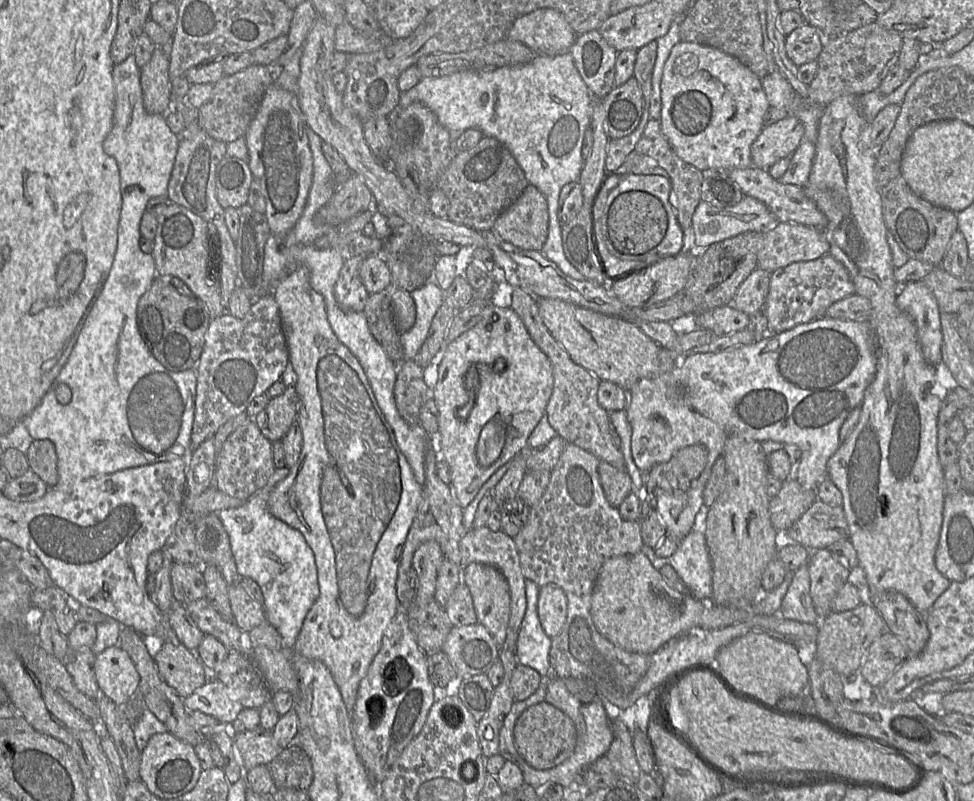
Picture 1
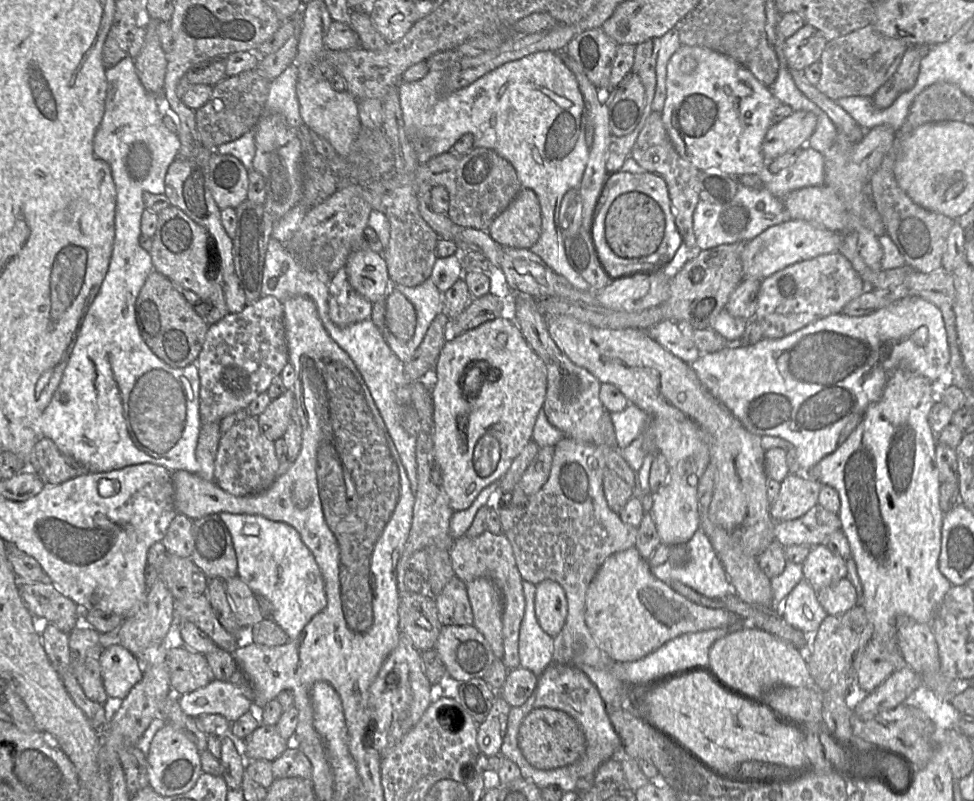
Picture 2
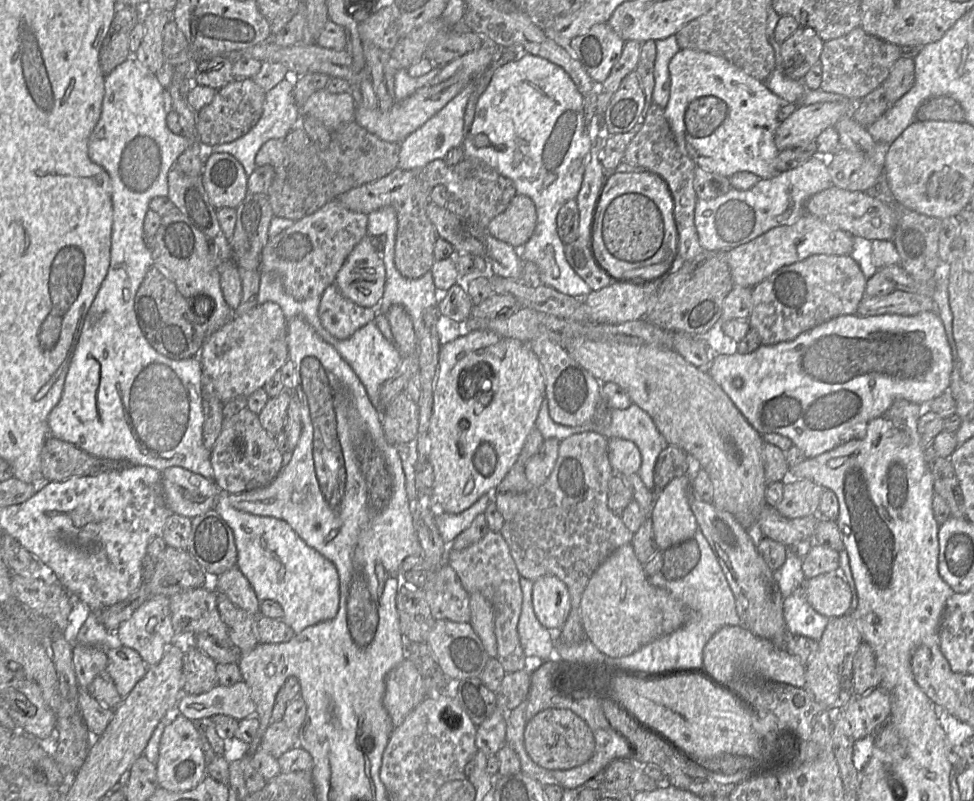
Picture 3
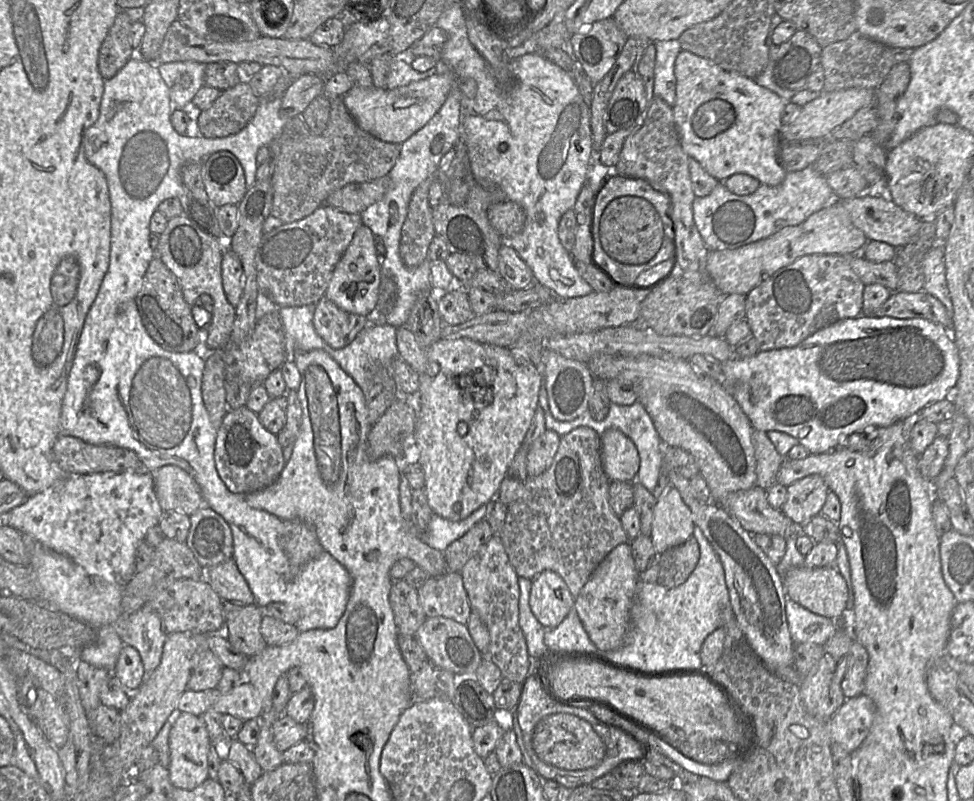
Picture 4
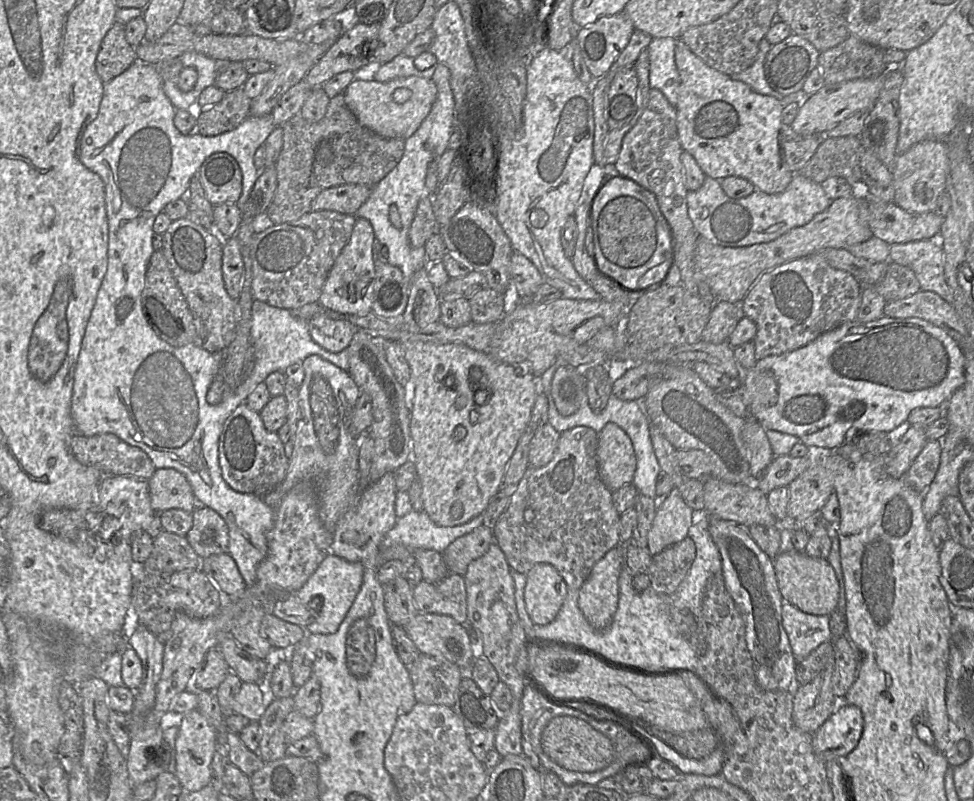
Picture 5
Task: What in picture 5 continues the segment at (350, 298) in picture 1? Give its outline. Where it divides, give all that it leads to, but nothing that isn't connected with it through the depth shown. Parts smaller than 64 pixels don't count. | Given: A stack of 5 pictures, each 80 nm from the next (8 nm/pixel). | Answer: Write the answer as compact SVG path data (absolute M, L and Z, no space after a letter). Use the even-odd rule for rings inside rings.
M317 315L308 322L311 338L329 352L339 353L348 347L356 334L355 327L346 319L332 319Z

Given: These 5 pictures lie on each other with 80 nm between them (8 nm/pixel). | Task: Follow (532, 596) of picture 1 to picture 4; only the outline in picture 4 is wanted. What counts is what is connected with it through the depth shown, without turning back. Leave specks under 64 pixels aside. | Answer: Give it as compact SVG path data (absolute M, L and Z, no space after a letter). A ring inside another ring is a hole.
M518 576L519 625L525 637L529 656L537 659L548 649L544 643L545 628L535 618L529 606L531 584L532 580Z

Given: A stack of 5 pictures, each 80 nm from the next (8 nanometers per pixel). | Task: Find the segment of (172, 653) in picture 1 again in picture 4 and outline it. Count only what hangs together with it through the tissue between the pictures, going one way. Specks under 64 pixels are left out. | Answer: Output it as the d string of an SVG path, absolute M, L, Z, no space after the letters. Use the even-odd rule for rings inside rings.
M200 649L192 669L187 689L204 691L215 689L222 676L223 664L209 649Z

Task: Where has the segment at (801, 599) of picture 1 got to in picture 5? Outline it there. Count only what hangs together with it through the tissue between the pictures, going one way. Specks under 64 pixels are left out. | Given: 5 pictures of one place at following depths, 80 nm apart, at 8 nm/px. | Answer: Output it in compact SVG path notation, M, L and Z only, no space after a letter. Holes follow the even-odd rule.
M789 602L782 606L782 622L793 655L798 661L806 658L822 643L833 640L830 616L805 613Z

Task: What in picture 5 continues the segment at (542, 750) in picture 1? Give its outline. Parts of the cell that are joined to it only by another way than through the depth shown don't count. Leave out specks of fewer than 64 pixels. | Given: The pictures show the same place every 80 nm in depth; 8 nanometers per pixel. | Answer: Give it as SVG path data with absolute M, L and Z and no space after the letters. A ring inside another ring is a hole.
M572 716L552 718L541 734L541 747L553 762L569 771L599 771L609 766L615 758L613 745L605 735L586 721Z

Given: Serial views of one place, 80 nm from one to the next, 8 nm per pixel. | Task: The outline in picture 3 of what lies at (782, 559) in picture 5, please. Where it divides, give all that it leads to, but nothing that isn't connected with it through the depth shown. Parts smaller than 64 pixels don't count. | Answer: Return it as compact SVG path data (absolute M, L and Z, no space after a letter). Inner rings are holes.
M840 572L808 579L801 591L812 608L829 619L842 617L850 611L851 589Z

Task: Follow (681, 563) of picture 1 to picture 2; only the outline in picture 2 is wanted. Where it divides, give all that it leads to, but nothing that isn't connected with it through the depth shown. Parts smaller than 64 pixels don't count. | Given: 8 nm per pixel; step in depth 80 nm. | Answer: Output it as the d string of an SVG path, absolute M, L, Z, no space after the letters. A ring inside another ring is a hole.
M700 527L686 543L686 546L689 552L689 561L686 564L682 566L674 566L669 561L666 561L662 565L651 569L653 575L668 585L671 581L678 580L700 595L710 599L721 598L733 593L731 583L722 564L720 563L708 537Z

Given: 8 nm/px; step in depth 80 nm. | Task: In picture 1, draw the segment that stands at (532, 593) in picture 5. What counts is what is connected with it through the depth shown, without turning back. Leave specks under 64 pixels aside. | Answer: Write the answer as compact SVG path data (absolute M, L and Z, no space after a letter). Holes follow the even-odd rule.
M549 583L539 588L537 612L541 626L550 638L557 636L567 617L567 597L561 587Z

